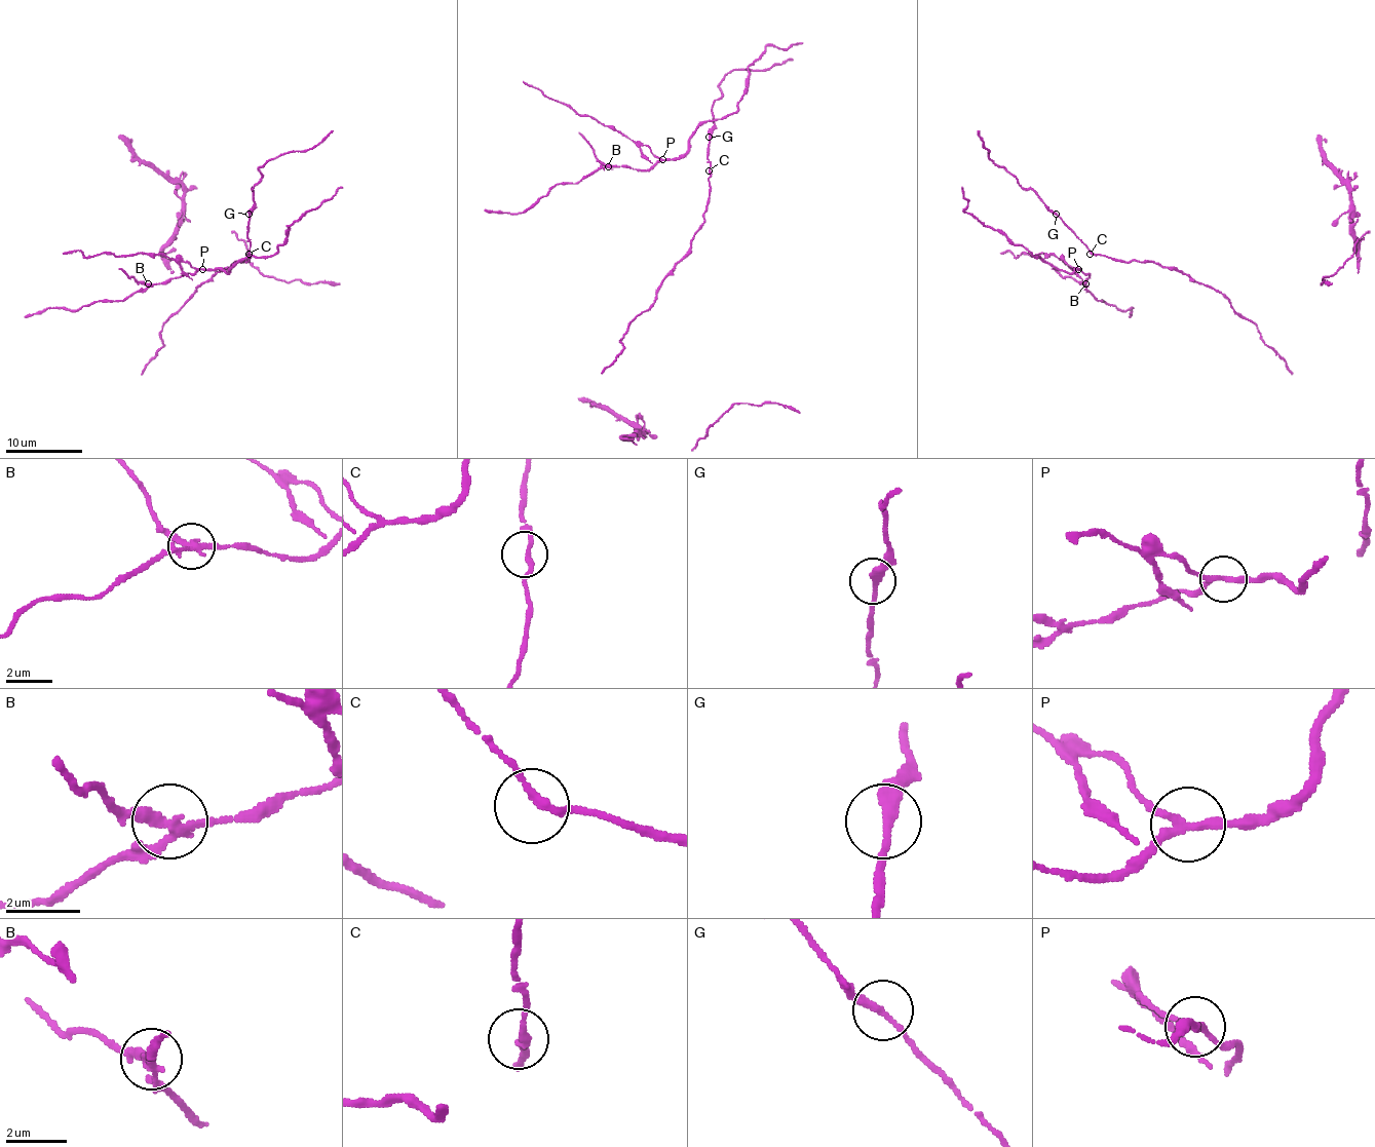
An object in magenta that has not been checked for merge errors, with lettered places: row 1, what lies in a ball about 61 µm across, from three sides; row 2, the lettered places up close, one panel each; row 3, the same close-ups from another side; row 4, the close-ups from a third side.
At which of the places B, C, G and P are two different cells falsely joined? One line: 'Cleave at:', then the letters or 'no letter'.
Cleave at: B, P

